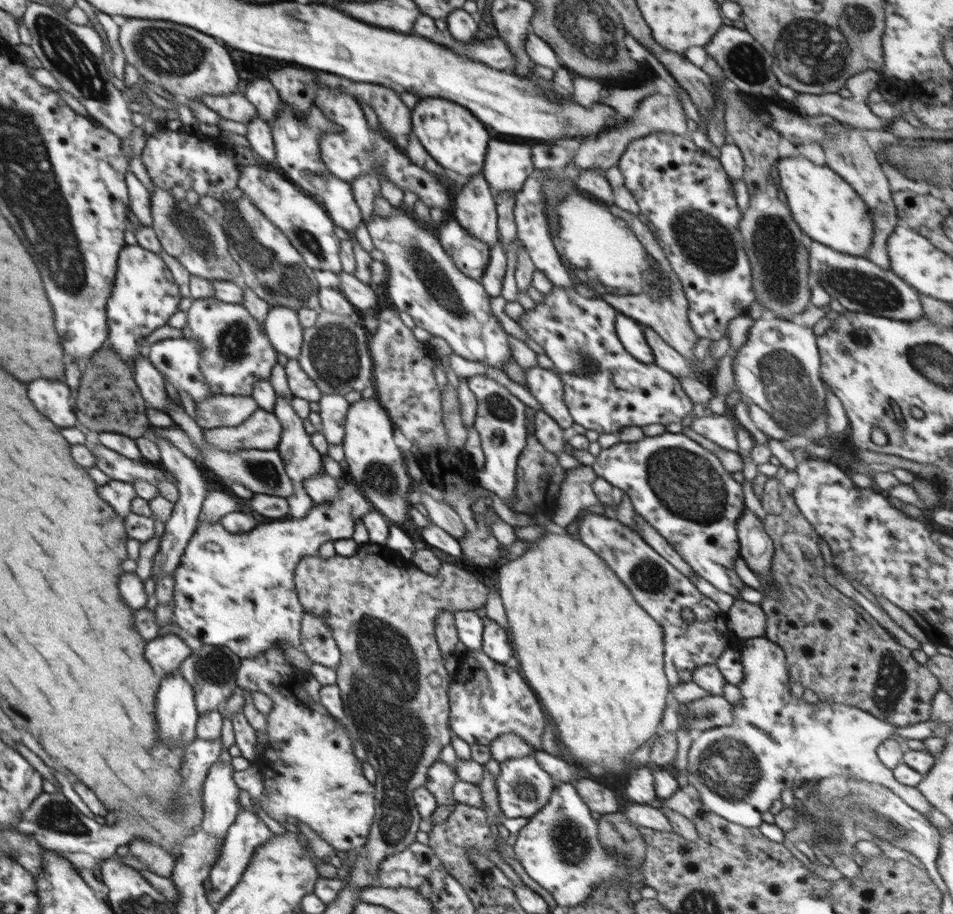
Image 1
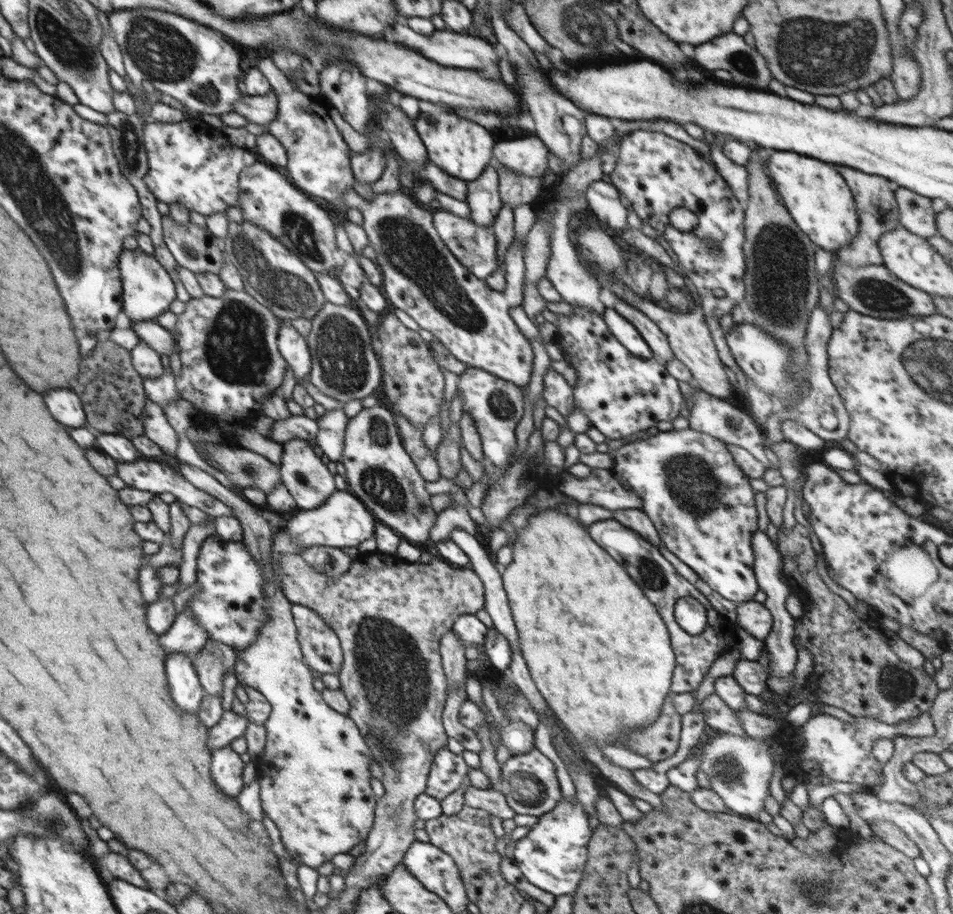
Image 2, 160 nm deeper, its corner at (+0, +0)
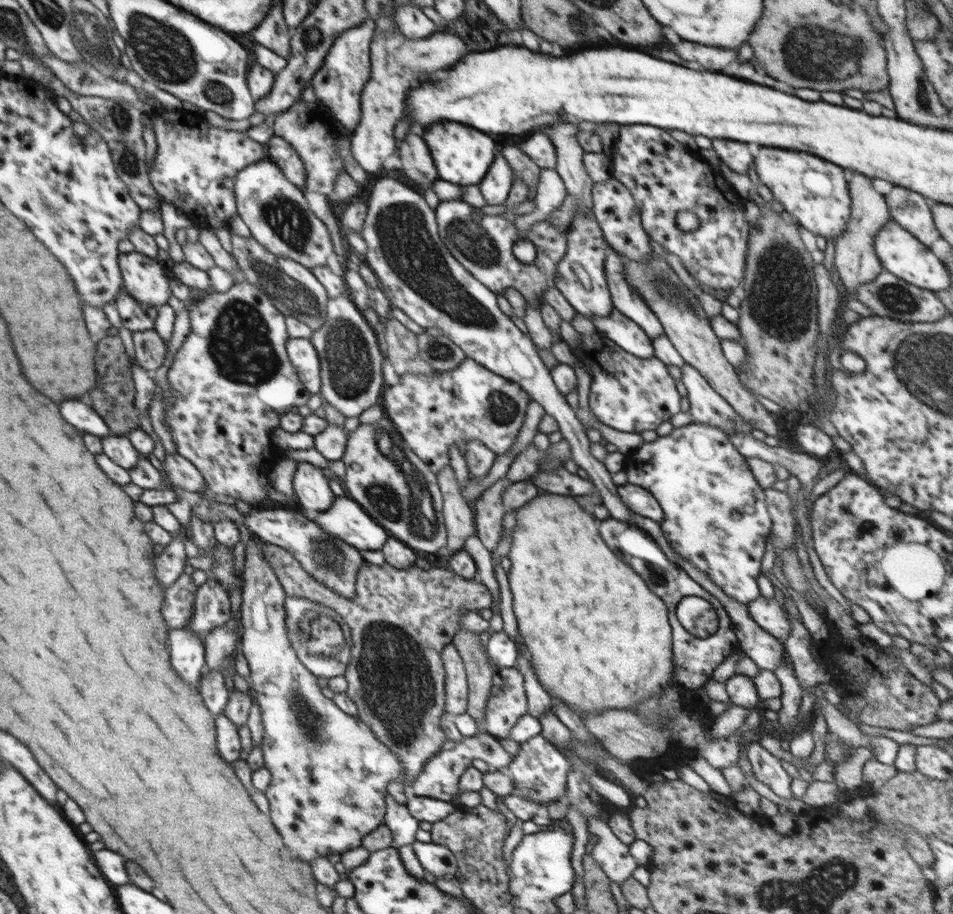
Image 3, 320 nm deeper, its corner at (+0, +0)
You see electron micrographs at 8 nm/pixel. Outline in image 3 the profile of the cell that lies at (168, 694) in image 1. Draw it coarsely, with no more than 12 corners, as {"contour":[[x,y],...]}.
{"contour":[[184,629],[168,636],[182,682],[200,688],[204,642]]}

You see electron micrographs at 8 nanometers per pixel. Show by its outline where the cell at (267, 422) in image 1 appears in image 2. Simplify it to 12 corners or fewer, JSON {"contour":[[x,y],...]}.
{"contour":[[305,415],[274,421],[270,440],[315,438],[317,420]]}

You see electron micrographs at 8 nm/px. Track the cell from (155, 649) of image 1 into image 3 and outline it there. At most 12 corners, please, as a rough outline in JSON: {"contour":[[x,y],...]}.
{"contour":[[214,577],[197,587],[184,630],[203,639],[232,618]]}

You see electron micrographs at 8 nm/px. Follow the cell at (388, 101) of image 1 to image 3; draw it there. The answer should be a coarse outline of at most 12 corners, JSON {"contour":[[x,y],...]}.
{"contour":[[408,134],[398,151],[401,170],[426,188],[439,179],[430,150]]}

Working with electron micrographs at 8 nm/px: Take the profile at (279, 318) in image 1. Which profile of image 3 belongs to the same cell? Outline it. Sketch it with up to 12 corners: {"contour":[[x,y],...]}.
{"contour":[[309,338],[286,350],[310,395],[320,392],[320,358]]}

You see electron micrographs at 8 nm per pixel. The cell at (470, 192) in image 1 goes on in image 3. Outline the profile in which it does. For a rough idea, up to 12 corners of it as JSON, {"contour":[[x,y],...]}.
{"contour":[[498,152],[478,184],[489,206],[506,203],[512,168]]}

